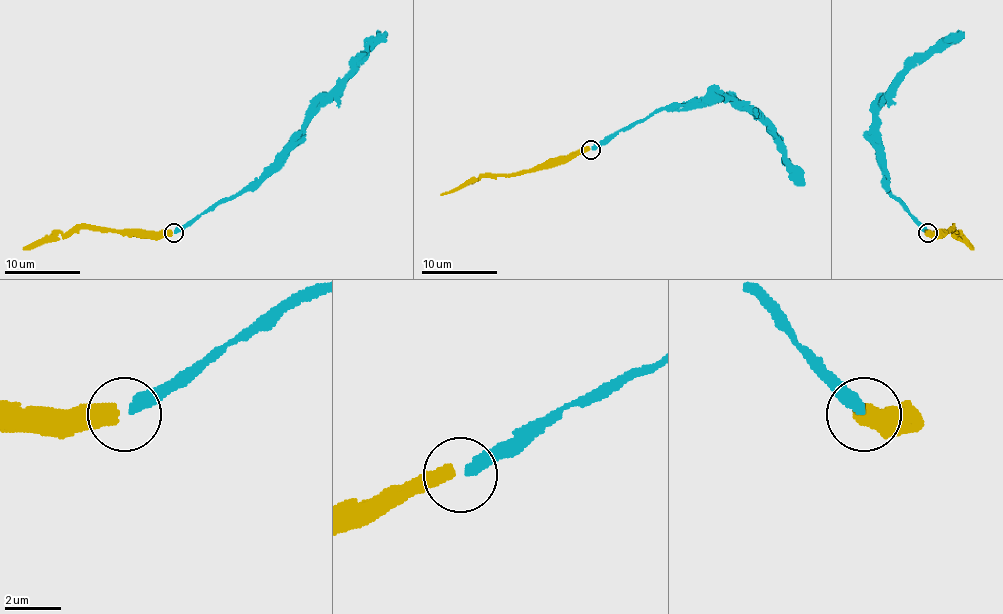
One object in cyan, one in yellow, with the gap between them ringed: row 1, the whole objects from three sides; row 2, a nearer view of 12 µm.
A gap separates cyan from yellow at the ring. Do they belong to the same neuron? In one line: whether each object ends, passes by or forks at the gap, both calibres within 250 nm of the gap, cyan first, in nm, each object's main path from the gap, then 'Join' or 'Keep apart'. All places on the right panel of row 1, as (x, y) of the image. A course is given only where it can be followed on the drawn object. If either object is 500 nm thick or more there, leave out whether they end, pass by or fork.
Thickness 400 nm (cyan) against 550 nm. Course of cyan: (928, 232), (888, 190), (878, 139), (878, 107), (882, 97), (909, 70), (936, 51), (941, 51), (964, 32). Course of yellow: (928, 232), (955, 229), (958, 238), (974, 249). Join

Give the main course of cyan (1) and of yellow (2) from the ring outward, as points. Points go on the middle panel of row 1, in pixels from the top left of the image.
1: (592, 149), (664, 110), (736, 100), (772, 130), (786, 163), (803, 186)
2: (590, 149), (548, 159), (513, 174), (466, 180), (441, 195)

